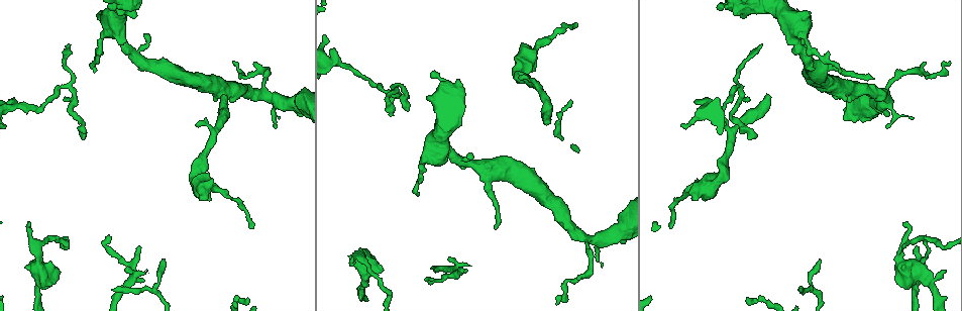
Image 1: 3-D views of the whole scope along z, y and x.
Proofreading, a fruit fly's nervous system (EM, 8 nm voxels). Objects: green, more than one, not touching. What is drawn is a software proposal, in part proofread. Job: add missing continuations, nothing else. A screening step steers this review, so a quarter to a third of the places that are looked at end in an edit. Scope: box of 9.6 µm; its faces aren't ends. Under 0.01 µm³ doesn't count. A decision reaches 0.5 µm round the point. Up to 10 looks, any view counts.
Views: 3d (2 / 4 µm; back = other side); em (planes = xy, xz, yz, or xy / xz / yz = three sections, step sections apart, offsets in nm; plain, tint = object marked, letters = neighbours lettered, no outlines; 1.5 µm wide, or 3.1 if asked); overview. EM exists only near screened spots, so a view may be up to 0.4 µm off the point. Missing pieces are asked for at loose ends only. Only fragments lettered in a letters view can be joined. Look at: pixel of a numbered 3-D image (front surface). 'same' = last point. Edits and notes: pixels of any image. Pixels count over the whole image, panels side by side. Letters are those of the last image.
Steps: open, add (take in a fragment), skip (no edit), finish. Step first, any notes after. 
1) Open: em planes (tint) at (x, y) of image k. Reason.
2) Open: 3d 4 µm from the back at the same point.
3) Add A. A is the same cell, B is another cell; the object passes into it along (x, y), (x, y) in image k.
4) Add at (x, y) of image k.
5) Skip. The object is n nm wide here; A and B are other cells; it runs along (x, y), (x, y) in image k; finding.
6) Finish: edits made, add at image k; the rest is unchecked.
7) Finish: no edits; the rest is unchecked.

Open: 3d 2 µm at (872, 79) of image 1. Free end.

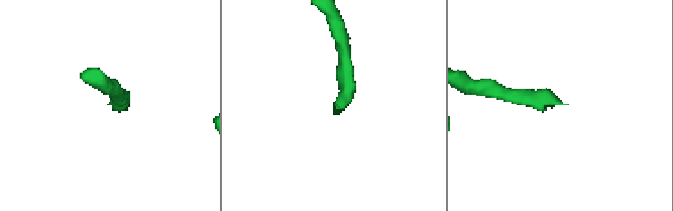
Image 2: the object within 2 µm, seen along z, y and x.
Open: em planes (plain) at (562, 103) of image 2.

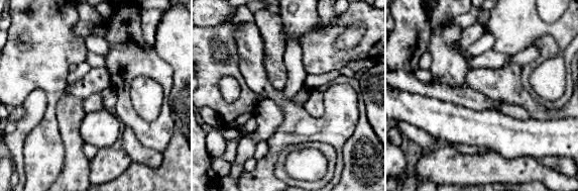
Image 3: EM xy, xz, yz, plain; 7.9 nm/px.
Open: em planes (letters) at the same point. What lies round it.

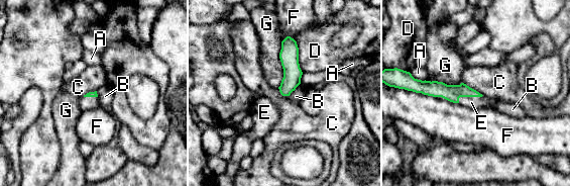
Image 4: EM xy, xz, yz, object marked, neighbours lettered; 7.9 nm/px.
Add at (471, 102) of image 4. E is the same cell, A, B, C, D, F and G are other cells; the object passes into it along (452, 93), (468, 96), (471, 102) in image 4; it goes on there.

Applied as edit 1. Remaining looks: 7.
Open: 3d 4 µm at (519, 76) of image 1. Branch stops here.

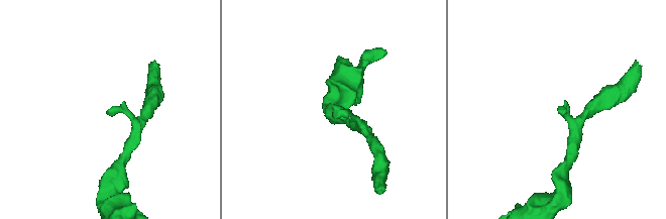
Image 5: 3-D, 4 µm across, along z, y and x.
Open: em xy step 4 (letters) at (335, 112) of image 5.

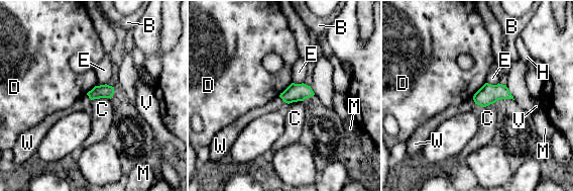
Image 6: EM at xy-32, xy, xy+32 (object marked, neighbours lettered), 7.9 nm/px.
Skip. B, C, D, E, H, M, V and W are other cells; a border runs along (472, 98), (475, 104) in image 6; none of them fits.

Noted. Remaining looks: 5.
Open: em planes (plain) at (671, 228) of image 1. Branch stops here.

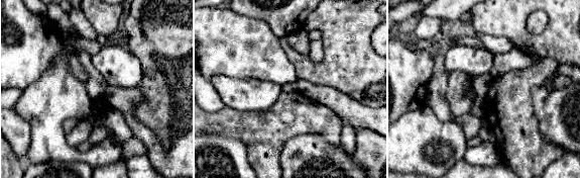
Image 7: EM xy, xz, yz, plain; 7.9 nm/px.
Open: em planes (letters) at the same point.

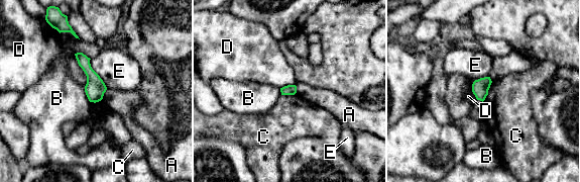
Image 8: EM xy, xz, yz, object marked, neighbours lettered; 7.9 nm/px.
Skip. A, B, C, D and E are other cells; a border runs along (84, 87), (85, 94), (90, 102) in image 8; none of them fits.

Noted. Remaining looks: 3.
Finish: edits made, add at image 4; the rest is unchecked.

